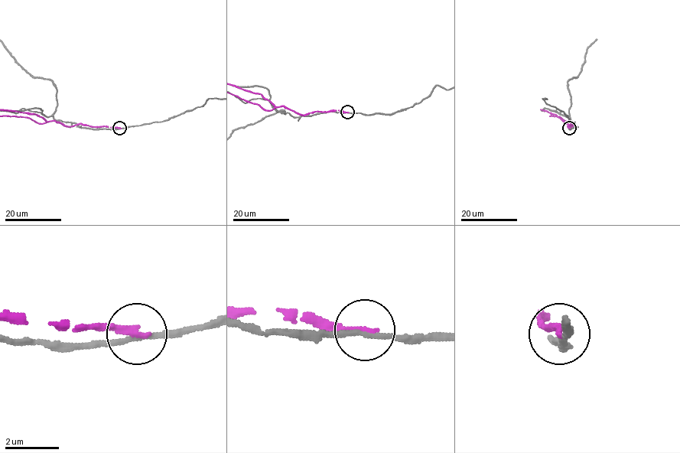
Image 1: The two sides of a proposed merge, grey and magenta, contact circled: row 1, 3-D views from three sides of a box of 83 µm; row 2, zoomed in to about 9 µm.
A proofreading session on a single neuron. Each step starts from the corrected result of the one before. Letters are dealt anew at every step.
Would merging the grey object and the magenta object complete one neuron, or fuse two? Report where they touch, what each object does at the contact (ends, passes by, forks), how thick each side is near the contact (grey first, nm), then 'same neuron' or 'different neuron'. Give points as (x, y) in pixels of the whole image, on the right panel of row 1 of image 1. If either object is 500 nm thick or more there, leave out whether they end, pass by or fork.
(569, 128) | grey passes by | magenta ends | 180/240 nm | different neuron

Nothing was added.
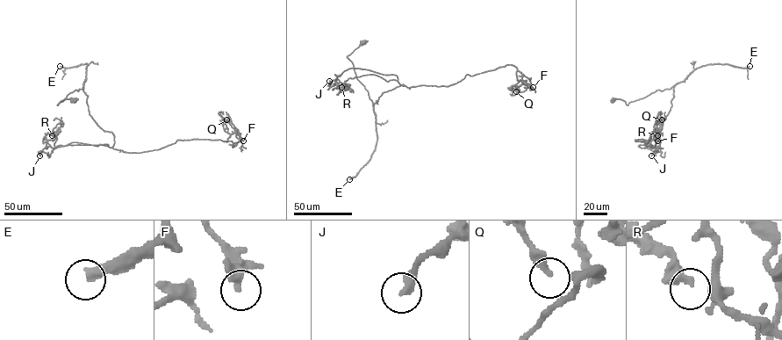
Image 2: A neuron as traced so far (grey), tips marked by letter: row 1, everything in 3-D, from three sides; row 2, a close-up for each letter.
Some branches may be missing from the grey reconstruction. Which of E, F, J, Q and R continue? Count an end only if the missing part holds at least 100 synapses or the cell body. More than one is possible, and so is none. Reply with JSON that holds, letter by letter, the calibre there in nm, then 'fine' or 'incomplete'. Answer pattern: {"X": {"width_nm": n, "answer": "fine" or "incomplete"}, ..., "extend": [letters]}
{"E": {"width_nm": 420, "answer": "incomplete"}, "F": {"width_nm": 240, "answer": "fine"}, "J": {"width_nm": 320, "answer": "fine"}, "Q": {"width_nm": 280, "answer": "fine"}, "R": {"width_nm": 220, "answer": "fine"}, "extend": ["E"]}

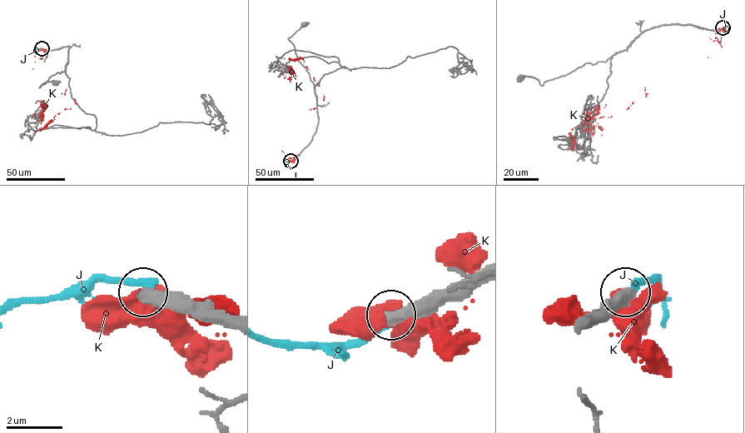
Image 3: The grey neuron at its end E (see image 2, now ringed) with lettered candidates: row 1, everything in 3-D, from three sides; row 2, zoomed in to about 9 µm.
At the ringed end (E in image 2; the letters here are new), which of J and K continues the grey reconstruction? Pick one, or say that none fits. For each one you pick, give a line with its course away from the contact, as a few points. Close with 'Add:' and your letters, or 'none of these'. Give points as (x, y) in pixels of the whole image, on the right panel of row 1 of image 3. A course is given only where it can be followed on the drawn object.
Add: none of these

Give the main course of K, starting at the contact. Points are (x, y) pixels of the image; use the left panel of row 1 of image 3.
K: (42, 49), (66, 91), (74, 100), (70, 109), (66, 108), (45, 125), (43, 115), (35, 116), (33, 113)

